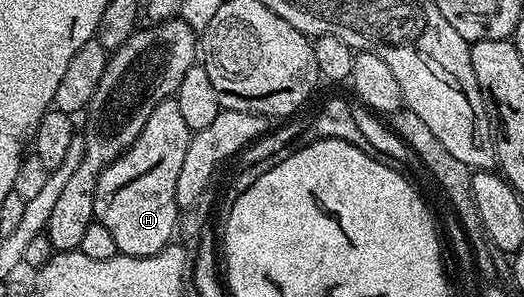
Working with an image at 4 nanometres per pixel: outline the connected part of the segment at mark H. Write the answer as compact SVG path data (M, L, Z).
M176 97L163 100L153 109L151 116L147 116L147 124L143 124L143 132L139 132L137 139L99 176L95 184L93 216L96 221L103 224L103 228L109 229L120 253L136 258L155 256L164 246L174 241L173 229L177 226L177 213L179 213L177 185L179 172L183 168L183 156L187 156L190 137L191 132L179 112Z

